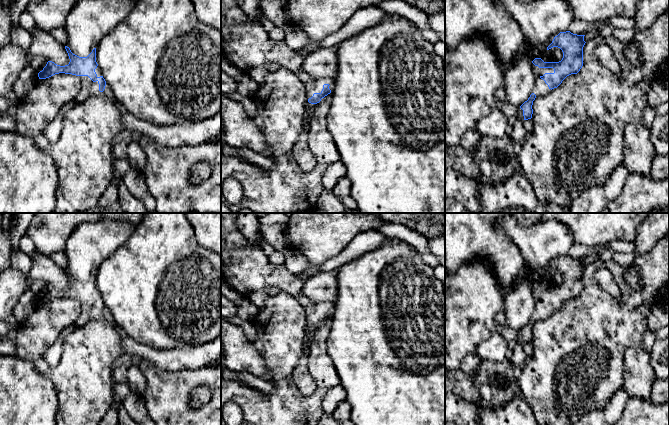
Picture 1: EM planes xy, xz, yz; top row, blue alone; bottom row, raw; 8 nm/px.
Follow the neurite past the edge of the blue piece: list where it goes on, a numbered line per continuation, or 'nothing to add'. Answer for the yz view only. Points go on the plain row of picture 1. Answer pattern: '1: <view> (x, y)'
1: yz (541, 312)
2: yz (509, 334)

